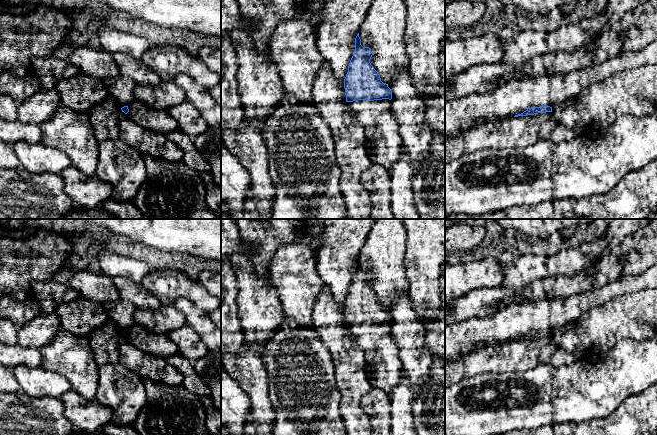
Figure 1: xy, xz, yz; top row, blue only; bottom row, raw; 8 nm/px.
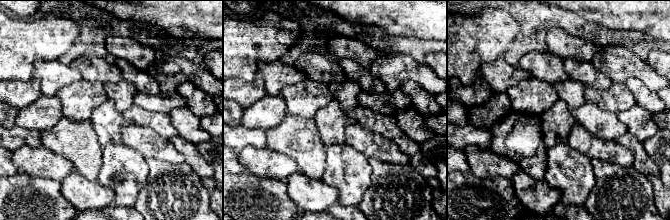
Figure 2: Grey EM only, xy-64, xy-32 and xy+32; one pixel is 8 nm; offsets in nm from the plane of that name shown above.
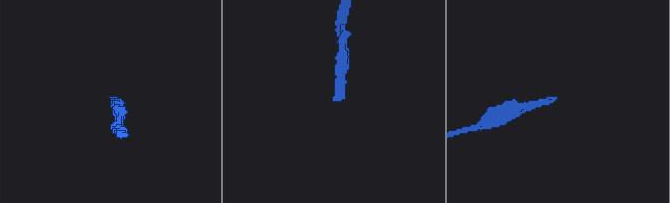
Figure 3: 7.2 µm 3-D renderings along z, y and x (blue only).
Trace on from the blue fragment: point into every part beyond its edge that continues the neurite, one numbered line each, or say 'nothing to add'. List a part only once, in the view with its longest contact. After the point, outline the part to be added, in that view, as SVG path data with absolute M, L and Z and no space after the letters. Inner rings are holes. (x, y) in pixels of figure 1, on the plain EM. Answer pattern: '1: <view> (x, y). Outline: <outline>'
1: xz (382, 361). Outline: M382 323L374 325L358 324L348 326L349 332L353 339L354 345L364 351L364 358L367 372L372 376L369 379L371 386L382 390L391 396L392 390L397 386L401 380L402 362L398 356L398 347L391 336L391 324Z

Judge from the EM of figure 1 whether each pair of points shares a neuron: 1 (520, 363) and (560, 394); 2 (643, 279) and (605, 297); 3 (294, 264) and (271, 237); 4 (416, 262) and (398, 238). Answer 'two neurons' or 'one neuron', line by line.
1: two neurons
2: one neuron
3: two neurons
4: two neurons

